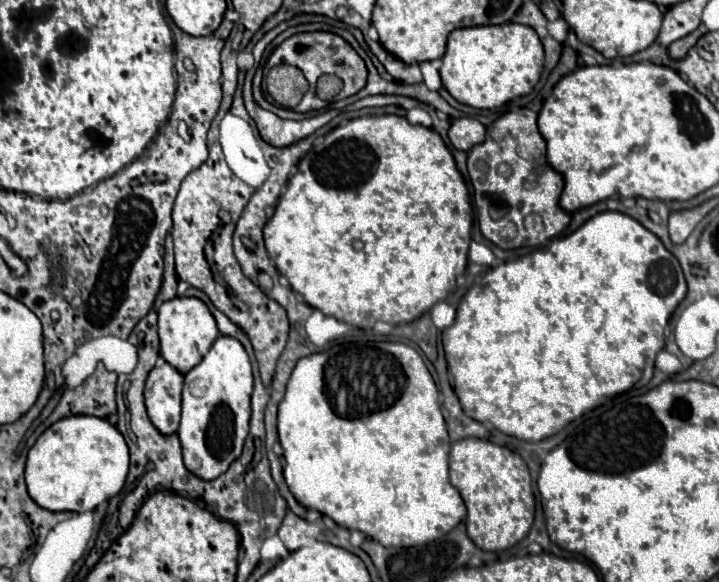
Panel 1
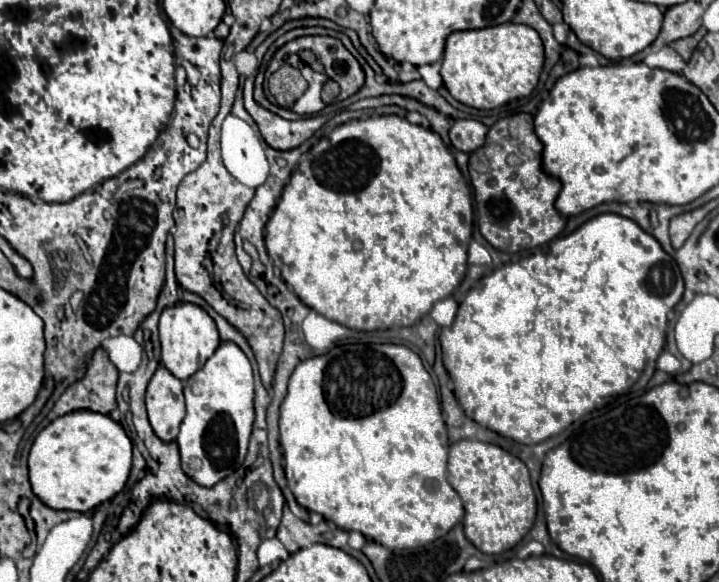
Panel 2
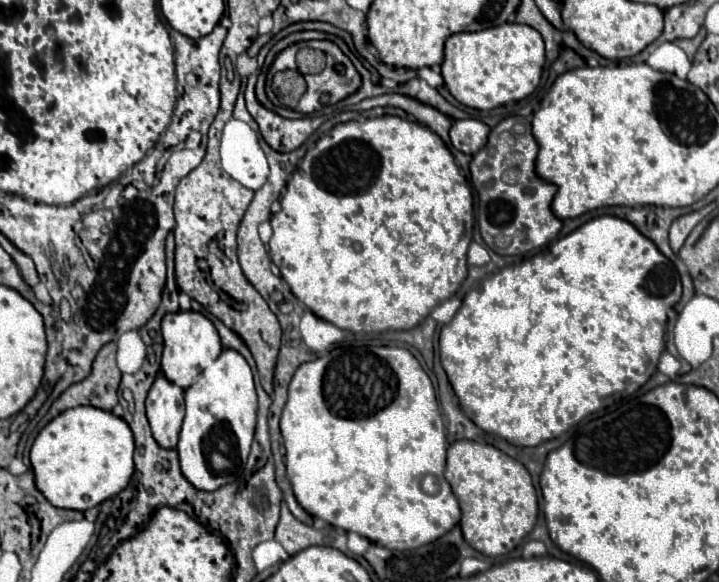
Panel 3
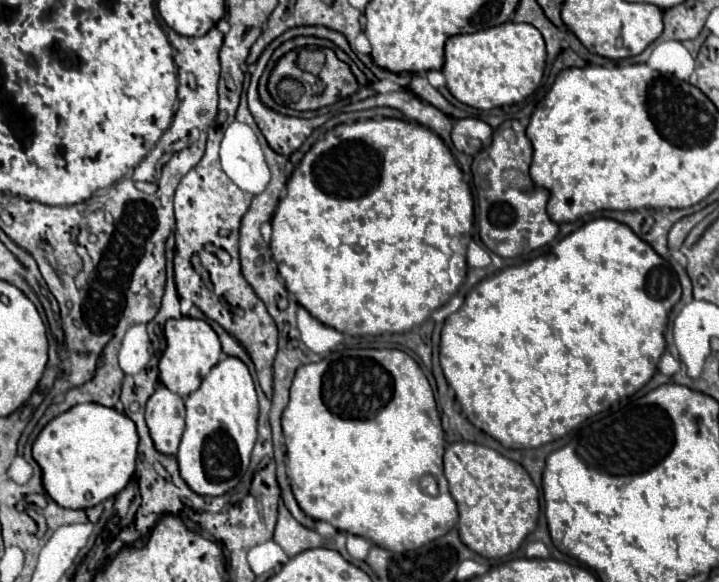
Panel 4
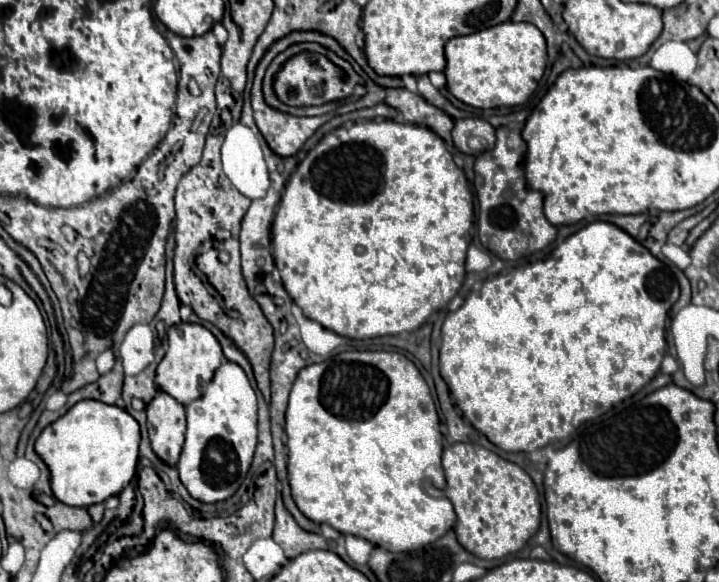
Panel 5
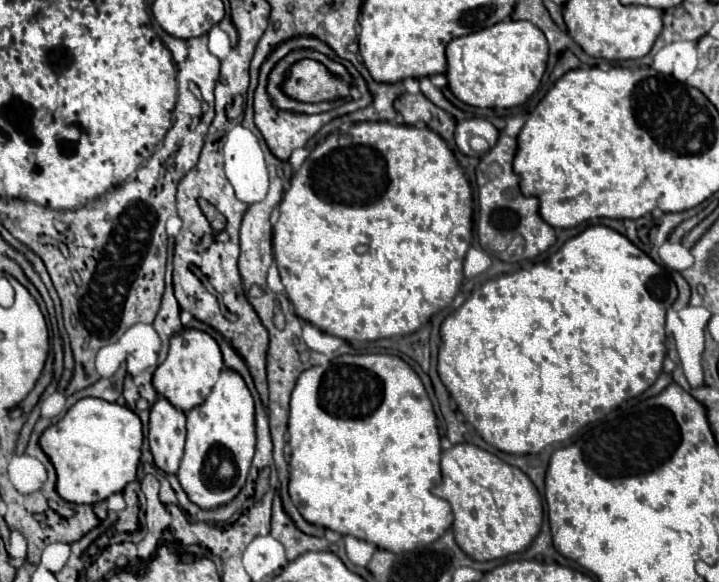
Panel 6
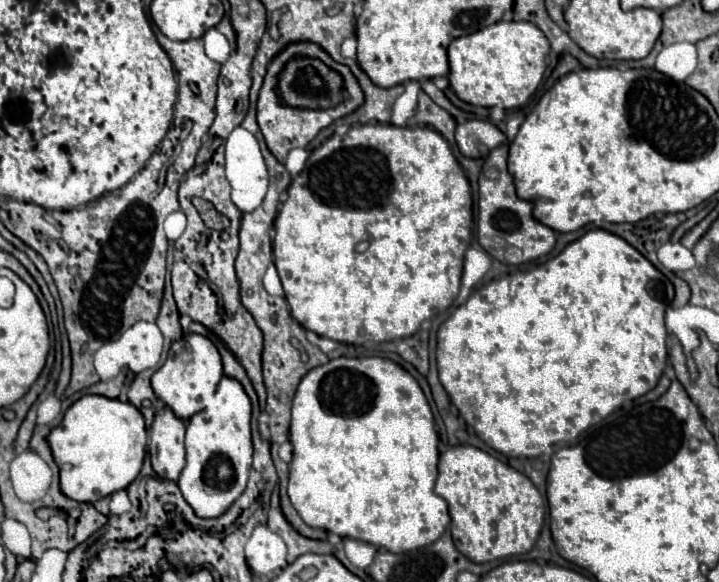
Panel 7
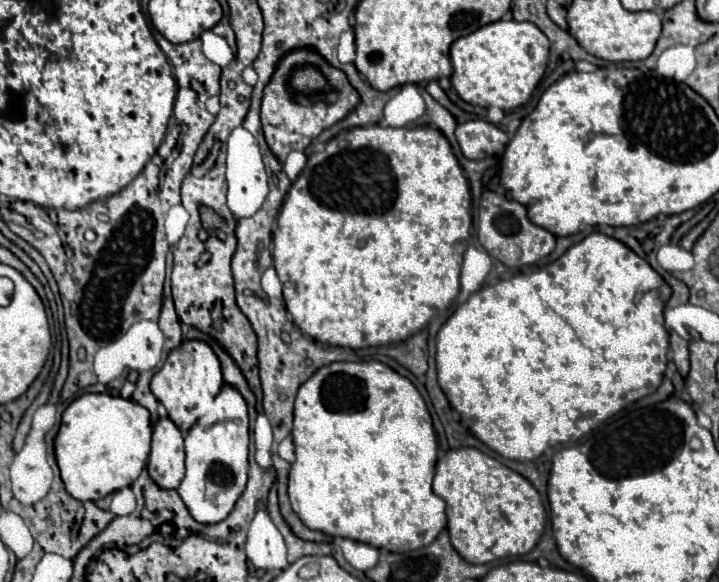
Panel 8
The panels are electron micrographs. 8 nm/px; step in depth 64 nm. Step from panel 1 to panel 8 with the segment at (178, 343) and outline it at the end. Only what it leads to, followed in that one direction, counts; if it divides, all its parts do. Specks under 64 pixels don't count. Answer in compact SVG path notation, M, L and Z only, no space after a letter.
M186 340L182 342L180 348L170 352L164 366L154 374L150 382L150 390L158 398L158 402L166 408L168 418L182 432L186 432L206 412L206 406L216 398L222 384L224 380L220 372L220 362L216 354L210 350L210 346L200 340Z

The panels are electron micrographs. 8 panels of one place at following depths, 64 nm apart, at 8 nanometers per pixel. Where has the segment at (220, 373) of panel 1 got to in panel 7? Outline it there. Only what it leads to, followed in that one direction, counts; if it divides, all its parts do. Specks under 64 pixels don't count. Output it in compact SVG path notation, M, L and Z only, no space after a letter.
M224 376L216 388L212 404L190 418L185 434L185 466L178 488L184 500L200 518L218 518L244 492L252 466L250 398L240 382Z

